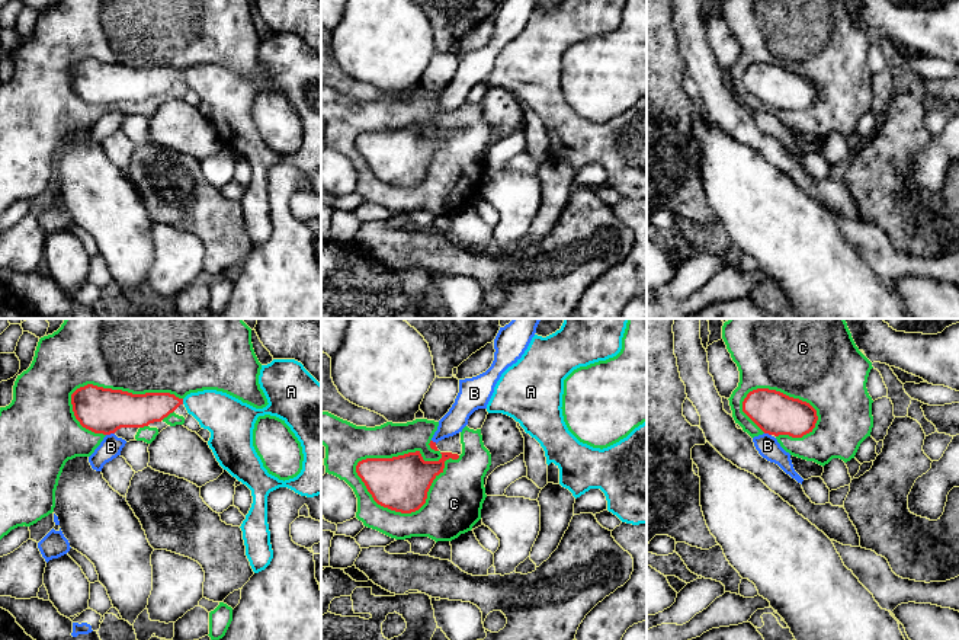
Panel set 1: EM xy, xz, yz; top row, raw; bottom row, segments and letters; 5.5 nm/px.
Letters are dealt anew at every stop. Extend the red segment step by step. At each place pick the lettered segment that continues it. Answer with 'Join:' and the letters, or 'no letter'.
Join: A

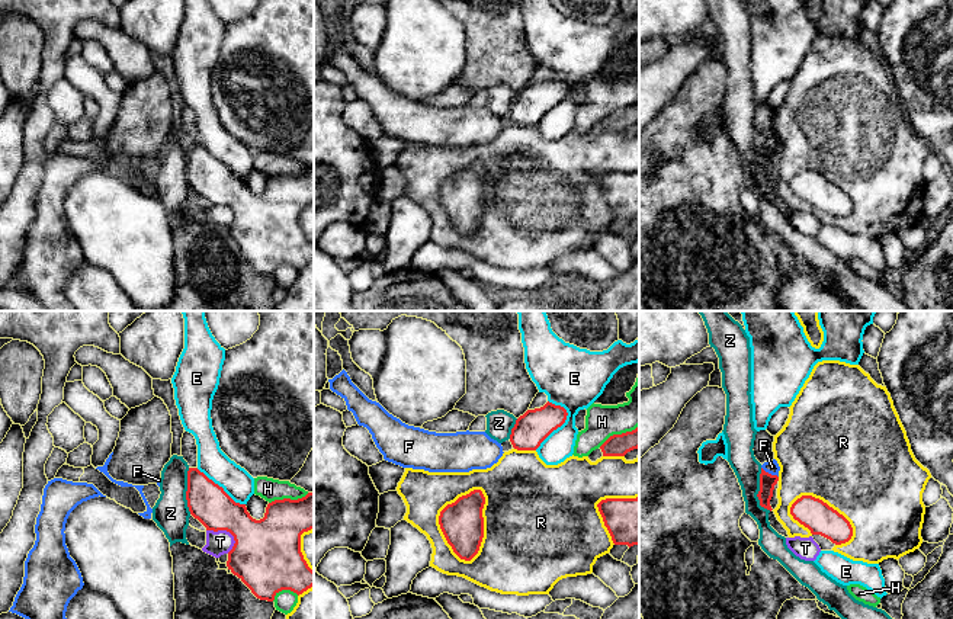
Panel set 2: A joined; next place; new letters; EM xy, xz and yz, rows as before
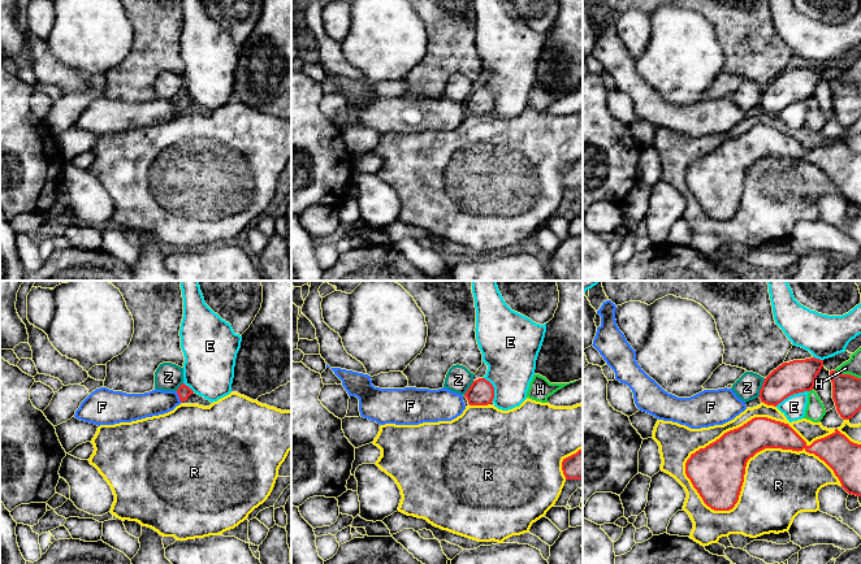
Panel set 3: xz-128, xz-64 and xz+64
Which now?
Join: F

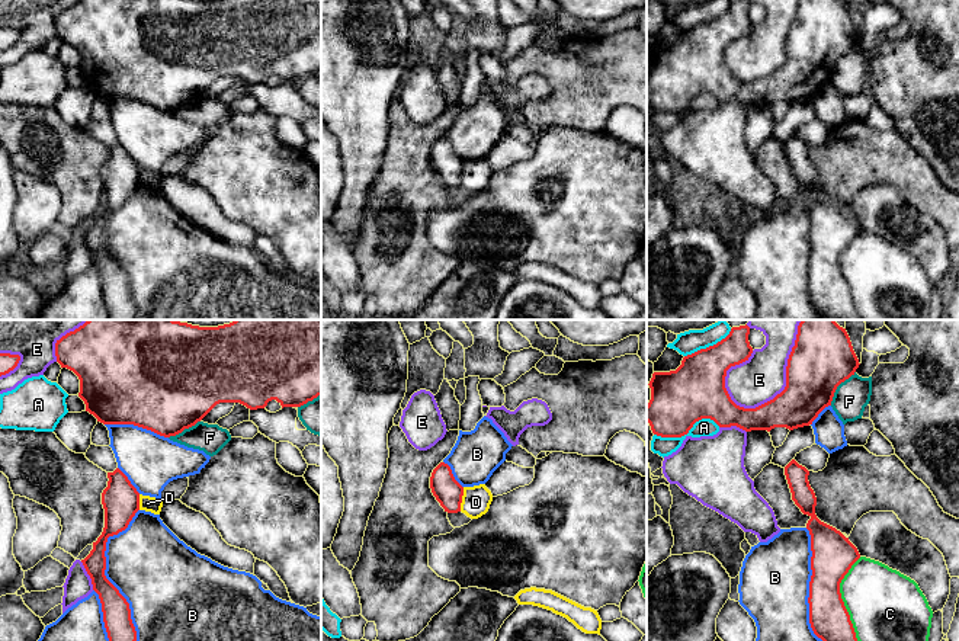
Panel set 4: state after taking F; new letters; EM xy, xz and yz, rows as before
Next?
Join: no letter

